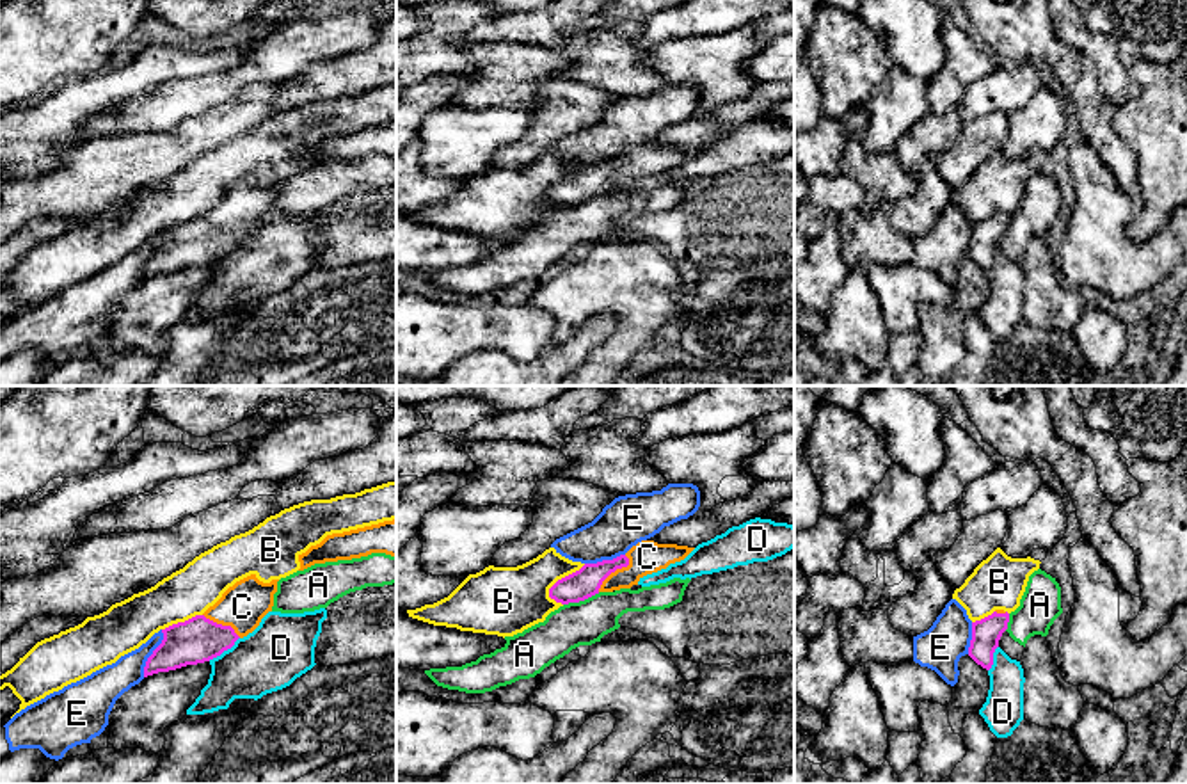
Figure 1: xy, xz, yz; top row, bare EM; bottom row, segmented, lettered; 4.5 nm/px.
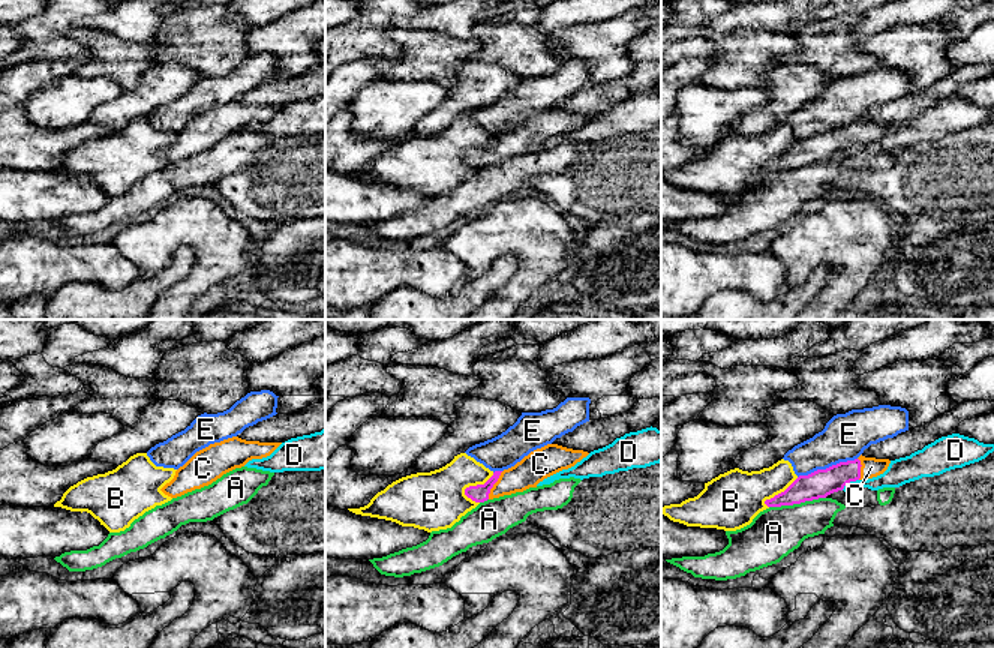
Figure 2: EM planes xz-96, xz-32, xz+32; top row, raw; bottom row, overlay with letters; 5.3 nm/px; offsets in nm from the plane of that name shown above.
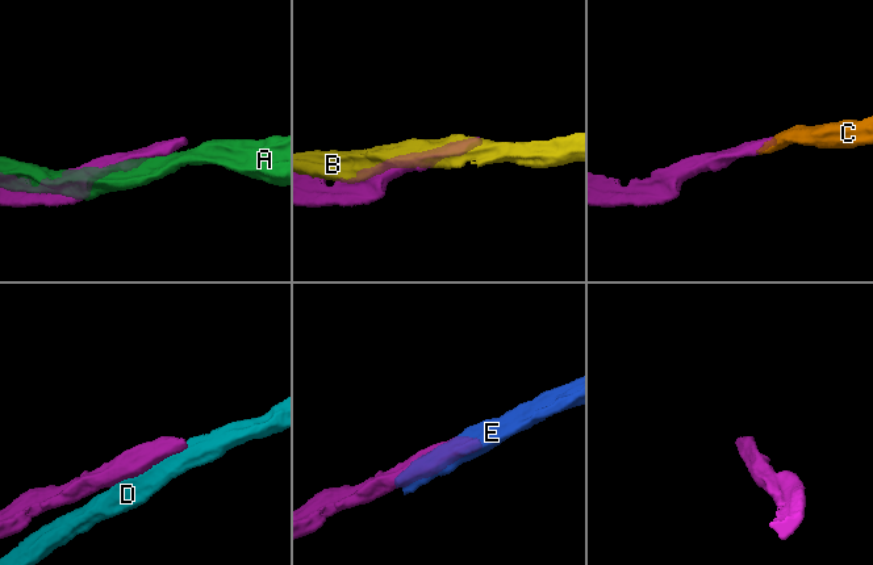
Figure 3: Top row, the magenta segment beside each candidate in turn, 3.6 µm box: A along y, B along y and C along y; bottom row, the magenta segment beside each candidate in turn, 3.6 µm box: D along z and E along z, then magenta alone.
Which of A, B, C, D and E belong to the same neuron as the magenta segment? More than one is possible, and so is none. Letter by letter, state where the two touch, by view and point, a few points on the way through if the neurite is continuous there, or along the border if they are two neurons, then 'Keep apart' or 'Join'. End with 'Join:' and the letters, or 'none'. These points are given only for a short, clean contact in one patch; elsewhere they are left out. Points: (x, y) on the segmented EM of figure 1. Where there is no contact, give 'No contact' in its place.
A: Touches magenta at xz (581, 600). Keep apart
B: Touches magenta at xz (565, 576). Keep apart
C: Touches magenta at xz (615, 569). Path across: xz (583, 584), (606, 576), (615, 569), (628, 569), (647, 557). Join
D: Touches magenta at xy (224, 649). Keep apart
E: Touches magenta at xy (153, 653). Keep apart
Join: C

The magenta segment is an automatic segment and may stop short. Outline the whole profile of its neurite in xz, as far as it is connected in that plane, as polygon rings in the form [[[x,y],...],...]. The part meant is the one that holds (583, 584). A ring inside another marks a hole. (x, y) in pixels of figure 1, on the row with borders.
[[[641,540],[625,555],[597,564],[585,564],[579,571],[558,580],[549,588],[549,597],[569,604],[585,601],[599,592],[631,588],[652,572],[684,560],[695,548],[677,544],[657,544]]]

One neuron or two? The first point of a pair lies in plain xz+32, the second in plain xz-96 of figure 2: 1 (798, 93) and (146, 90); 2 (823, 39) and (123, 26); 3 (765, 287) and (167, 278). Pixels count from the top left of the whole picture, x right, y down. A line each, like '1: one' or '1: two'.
1: one
2: two
3: two

